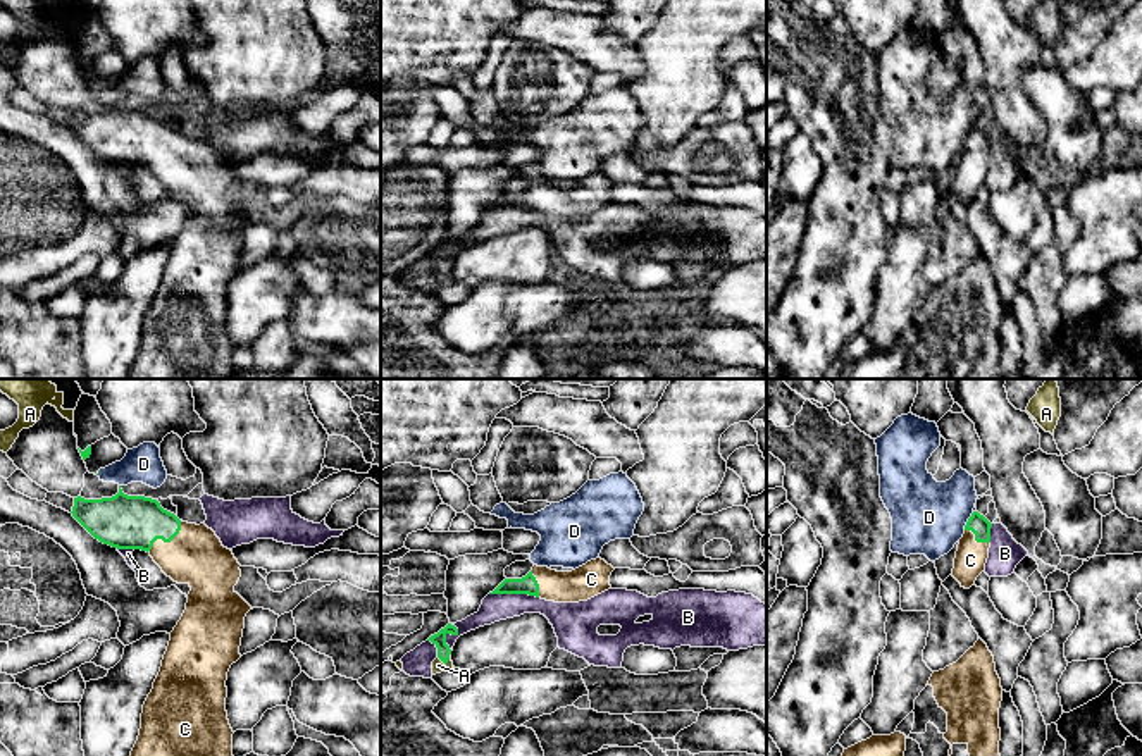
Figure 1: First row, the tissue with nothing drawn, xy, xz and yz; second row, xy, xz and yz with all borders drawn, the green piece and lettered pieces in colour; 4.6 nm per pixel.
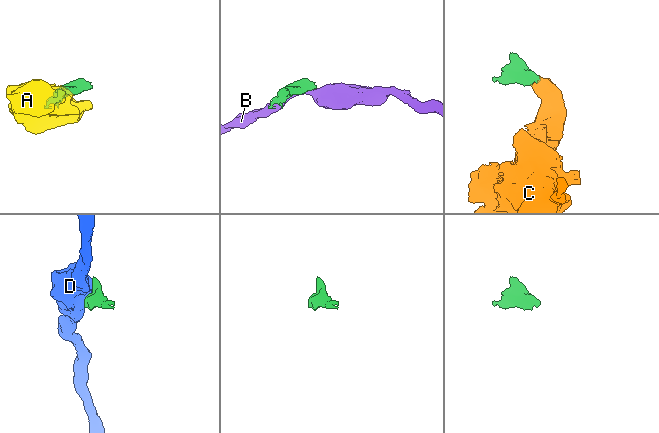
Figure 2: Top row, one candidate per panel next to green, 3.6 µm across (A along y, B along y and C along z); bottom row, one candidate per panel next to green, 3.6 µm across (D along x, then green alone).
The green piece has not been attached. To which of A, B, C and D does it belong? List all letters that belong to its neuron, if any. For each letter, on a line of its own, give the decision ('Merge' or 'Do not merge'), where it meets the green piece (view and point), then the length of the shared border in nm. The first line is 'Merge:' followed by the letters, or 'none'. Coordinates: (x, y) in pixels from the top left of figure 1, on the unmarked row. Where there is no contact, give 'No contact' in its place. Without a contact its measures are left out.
Merge: A, C
A: Merge. Touches green at xz (446, 276). Shared border 70 nm
B: Do not merge. Touches green at xz (514, 207). Shared border 240 nm
C: Merge. Touches green at xy (167, 155). Shared border 220 nm
D: Do not merge. Touches green at yz (968, 135). Shared border 100 nm

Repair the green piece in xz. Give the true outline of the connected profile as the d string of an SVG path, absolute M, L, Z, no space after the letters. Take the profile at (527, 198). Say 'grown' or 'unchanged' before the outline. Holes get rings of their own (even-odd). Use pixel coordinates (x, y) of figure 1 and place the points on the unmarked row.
grown | M596 172L572 186L556 186L534 179L522 193L505 193L489 208L529 208L555 217L587 215L608 203L615 183Z

